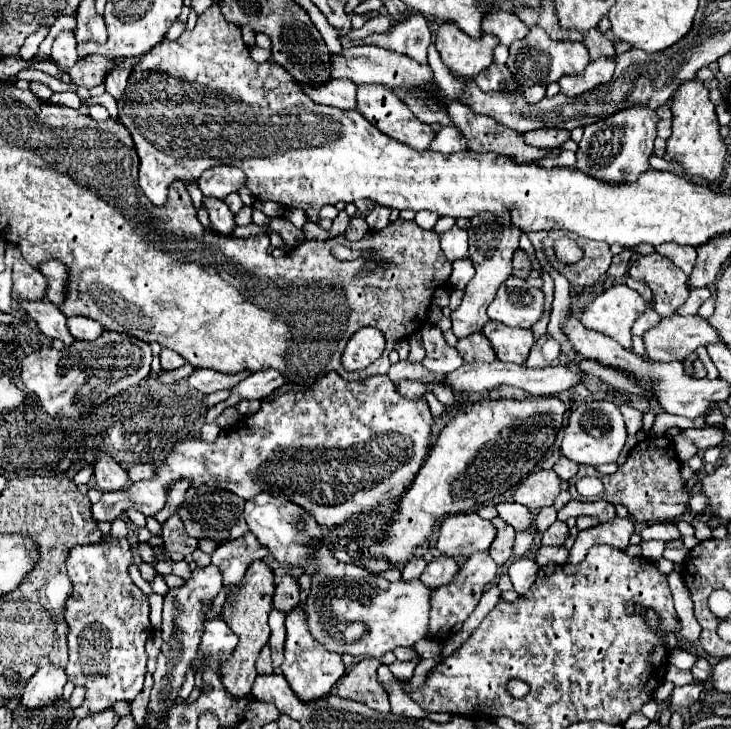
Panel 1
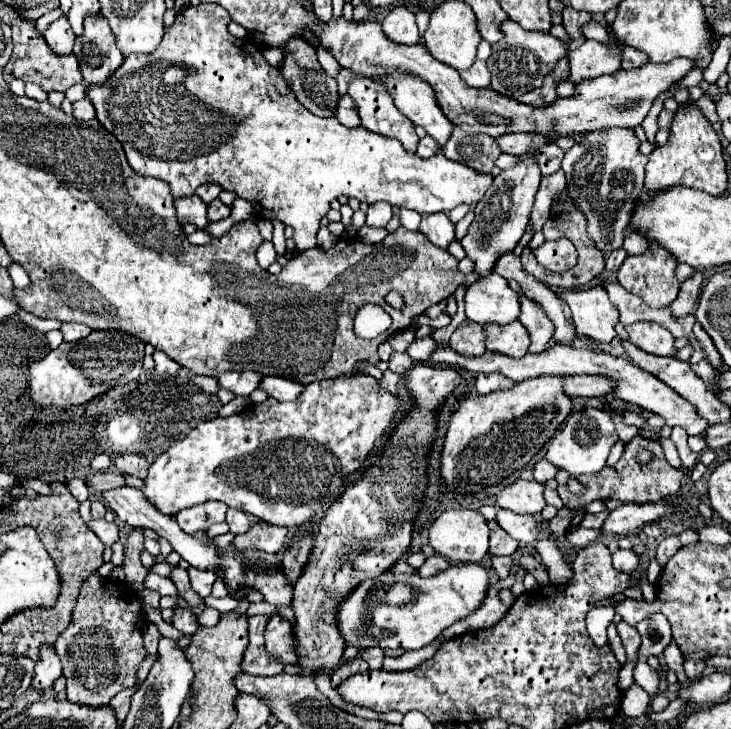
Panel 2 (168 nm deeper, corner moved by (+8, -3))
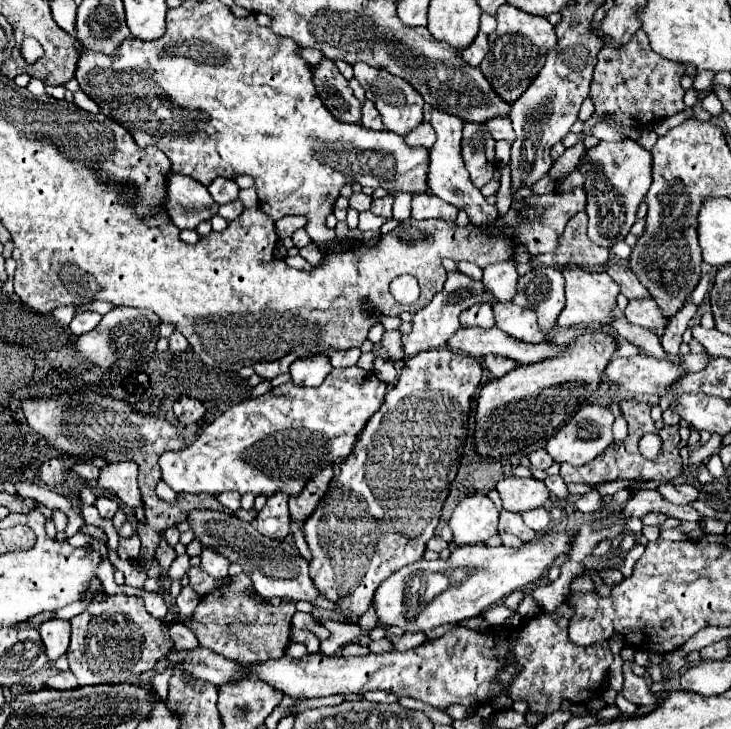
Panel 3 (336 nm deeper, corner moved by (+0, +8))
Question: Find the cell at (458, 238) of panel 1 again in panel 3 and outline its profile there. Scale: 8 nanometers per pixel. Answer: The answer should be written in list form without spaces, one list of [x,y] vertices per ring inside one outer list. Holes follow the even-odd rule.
[[[416,194],[412,198],[412,214],[414,220],[428,220],[428,218],[440,218],[440,220],[456,220],[456,208],[452,204],[446,204],[438,196],[432,194]]]

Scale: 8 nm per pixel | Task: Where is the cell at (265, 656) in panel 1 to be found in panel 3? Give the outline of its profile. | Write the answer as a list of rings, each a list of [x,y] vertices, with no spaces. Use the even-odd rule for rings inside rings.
[[[230,576],[226,586],[218,586],[216,590],[204,594],[192,616],[184,620],[184,624],[194,630],[200,646],[206,646],[242,666],[264,662],[268,658],[282,658],[290,644],[290,626],[296,612],[292,602],[270,606],[260,596],[250,598],[246,592],[252,588],[250,576]]]

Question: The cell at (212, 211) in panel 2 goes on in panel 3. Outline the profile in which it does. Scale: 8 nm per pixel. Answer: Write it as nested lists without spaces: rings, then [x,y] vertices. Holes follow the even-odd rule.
[[[234,202],[234,204],[224,204],[224,206],[220,206],[220,216],[222,218],[226,218],[228,222],[232,222],[232,220],[236,220],[240,214],[244,212],[244,206],[242,206],[242,202]]]

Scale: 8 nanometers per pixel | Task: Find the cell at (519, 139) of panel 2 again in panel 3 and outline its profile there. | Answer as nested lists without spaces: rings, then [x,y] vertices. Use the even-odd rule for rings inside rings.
[[[508,118],[488,120],[488,122],[486,122],[486,128],[488,128],[488,132],[492,132],[492,138],[494,138],[494,140],[514,142],[514,128],[512,128],[512,122],[510,122]]]

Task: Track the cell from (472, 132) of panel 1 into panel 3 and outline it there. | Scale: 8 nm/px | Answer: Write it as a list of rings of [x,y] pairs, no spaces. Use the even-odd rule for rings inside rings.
[[[464,124],[462,138],[462,156],[466,170],[470,172],[470,180],[476,188],[482,188],[490,182],[492,172],[496,168],[494,160],[494,140],[490,132],[480,124]]]

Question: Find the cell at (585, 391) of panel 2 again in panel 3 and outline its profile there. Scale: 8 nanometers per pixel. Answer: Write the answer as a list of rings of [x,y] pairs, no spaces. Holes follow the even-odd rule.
[[[700,352],[700,354],[684,354],[680,356],[680,364],[674,364],[670,360],[656,360],[652,356],[646,354],[638,354],[632,358],[620,358],[616,356],[608,368],[606,368],[606,376],[610,382],[618,384],[618,386],[626,386],[626,390],[630,392],[642,392],[642,394],[658,394],[660,390],[672,386],[674,382],[678,382],[682,376],[686,374],[694,374],[694,372],[702,372],[702,368],[706,368],[706,364],[710,364],[710,354],[708,352]]]

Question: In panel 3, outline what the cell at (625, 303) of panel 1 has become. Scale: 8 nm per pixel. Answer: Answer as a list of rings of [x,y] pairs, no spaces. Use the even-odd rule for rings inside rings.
[[[564,268],[566,278],[566,306],[558,316],[560,328],[586,328],[592,324],[608,324],[612,320],[612,306],[616,304],[616,296],[620,292],[618,284],[606,272],[588,272],[584,268]]]

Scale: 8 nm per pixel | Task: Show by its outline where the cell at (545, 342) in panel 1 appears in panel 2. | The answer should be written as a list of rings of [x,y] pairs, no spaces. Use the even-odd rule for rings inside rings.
[[[520,293],[520,301],[522,301],[520,323],[530,333],[528,353],[542,353],[542,351],[548,349],[548,343],[550,343],[552,333],[554,333],[554,325],[534,301],[524,297],[524,293]]]

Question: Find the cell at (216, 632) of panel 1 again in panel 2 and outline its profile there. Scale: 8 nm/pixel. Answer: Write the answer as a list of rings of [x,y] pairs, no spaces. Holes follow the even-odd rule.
[[[182,607],[176,609],[176,613],[174,613],[174,617],[172,617],[172,625],[174,625],[176,629],[184,631],[186,635],[194,635],[194,633],[200,629],[198,619],[196,619],[188,609],[182,609]]]

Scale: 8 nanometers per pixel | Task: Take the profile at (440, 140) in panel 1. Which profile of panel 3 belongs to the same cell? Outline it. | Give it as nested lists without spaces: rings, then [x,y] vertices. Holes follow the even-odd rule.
[[[422,122],[422,124],[418,124],[418,128],[414,128],[410,134],[406,134],[406,144],[408,146],[430,148],[434,142],[436,142],[436,132],[434,132],[430,122]]]

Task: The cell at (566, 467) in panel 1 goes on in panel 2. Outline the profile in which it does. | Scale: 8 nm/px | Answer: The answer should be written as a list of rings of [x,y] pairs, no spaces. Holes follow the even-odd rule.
[[[544,459],[544,461],[538,461],[538,463],[534,465],[534,479],[536,479],[538,483],[546,483],[548,479],[554,479],[556,473],[558,473],[558,467],[554,467],[552,463],[548,463],[546,459]]]

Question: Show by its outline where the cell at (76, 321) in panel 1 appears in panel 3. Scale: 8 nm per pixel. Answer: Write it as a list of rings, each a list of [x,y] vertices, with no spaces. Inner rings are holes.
[[[86,310],[86,312],[78,314],[78,316],[74,316],[74,320],[70,322],[70,330],[72,330],[76,336],[82,336],[82,334],[90,332],[92,328],[96,328],[96,326],[100,324],[100,320],[102,320],[102,316],[100,316],[98,312]]]

